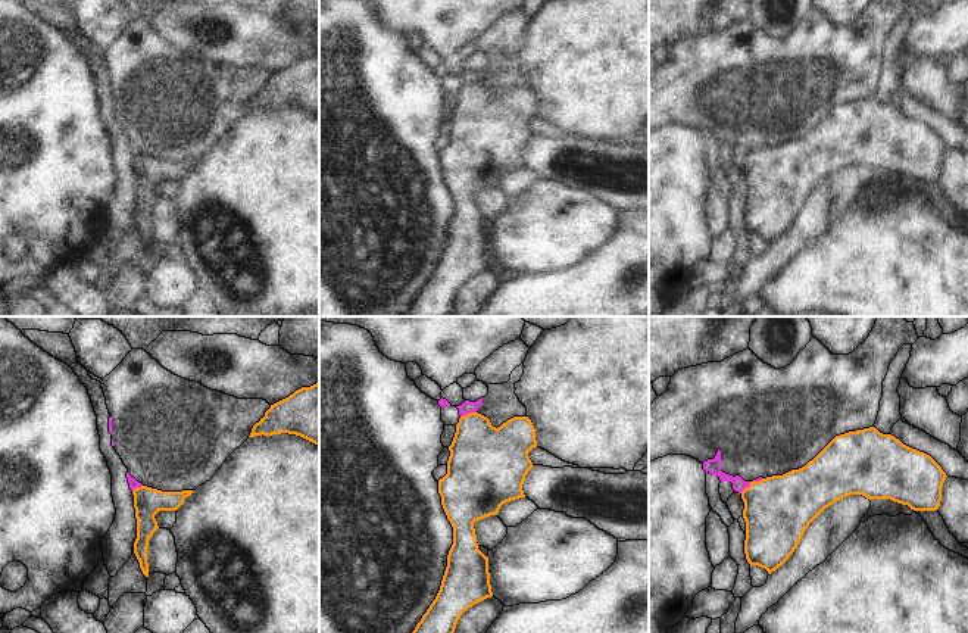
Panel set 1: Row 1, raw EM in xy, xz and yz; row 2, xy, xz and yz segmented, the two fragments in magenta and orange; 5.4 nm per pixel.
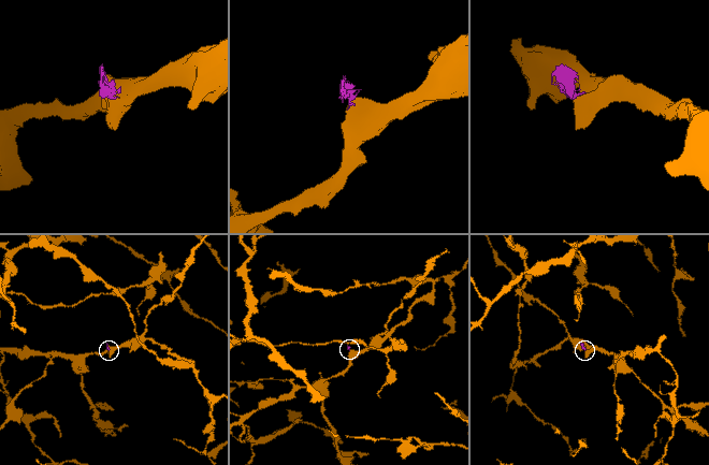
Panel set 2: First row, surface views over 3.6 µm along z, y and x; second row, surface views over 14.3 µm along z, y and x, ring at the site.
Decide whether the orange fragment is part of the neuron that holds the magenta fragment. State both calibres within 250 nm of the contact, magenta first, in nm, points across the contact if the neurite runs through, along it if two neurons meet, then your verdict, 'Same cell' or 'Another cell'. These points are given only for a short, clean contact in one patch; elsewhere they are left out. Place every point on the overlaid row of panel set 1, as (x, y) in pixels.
Thickness 70 nm (magenta) against 340 nm. Boundary: xz (475, 411), (461, 417). Another cell.

